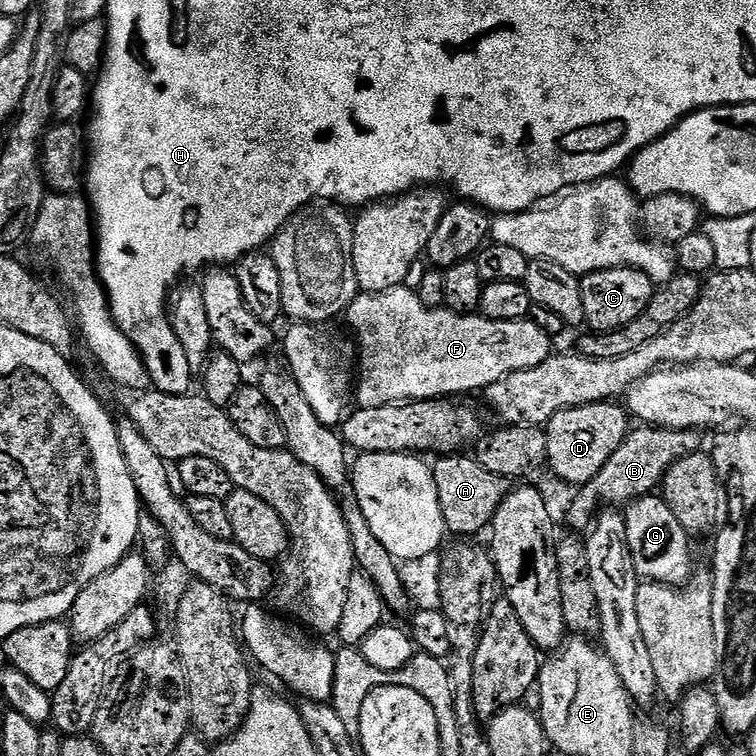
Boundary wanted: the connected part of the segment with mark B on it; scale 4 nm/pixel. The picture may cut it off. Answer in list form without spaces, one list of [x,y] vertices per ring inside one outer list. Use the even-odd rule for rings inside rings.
[[[633,427],[622,446],[618,446],[618,450],[610,454],[610,462],[606,462],[606,466],[598,470],[596,477],[579,489],[580,496],[573,498],[572,505],[568,508],[569,526],[582,527],[584,516],[588,522],[595,521],[601,506],[627,506],[633,500],[653,495],[663,485],[664,475],[670,470],[670,466],[674,466],[674,462],[705,447],[704,436],[703,431],[694,428]]]

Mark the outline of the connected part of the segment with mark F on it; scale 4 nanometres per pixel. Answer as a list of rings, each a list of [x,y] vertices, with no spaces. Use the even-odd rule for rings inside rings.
[[[408,286],[391,288],[386,292],[372,292],[357,295],[356,301],[348,307],[346,321],[352,327],[355,347],[358,349],[358,379],[354,384],[354,400],[361,408],[381,408],[387,404],[403,404],[414,400],[439,400],[441,398],[460,398],[463,392],[483,393],[484,389],[494,386],[494,382],[502,382],[510,374],[518,374],[520,370],[530,370],[534,366],[542,366],[548,356],[553,355],[553,337],[546,334],[546,330],[538,330],[530,319],[516,321],[490,321],[481,314],[465,314],[463,312],[449,312],[447,308],[427,308],[422,306],[419,295],[412,292]]]

